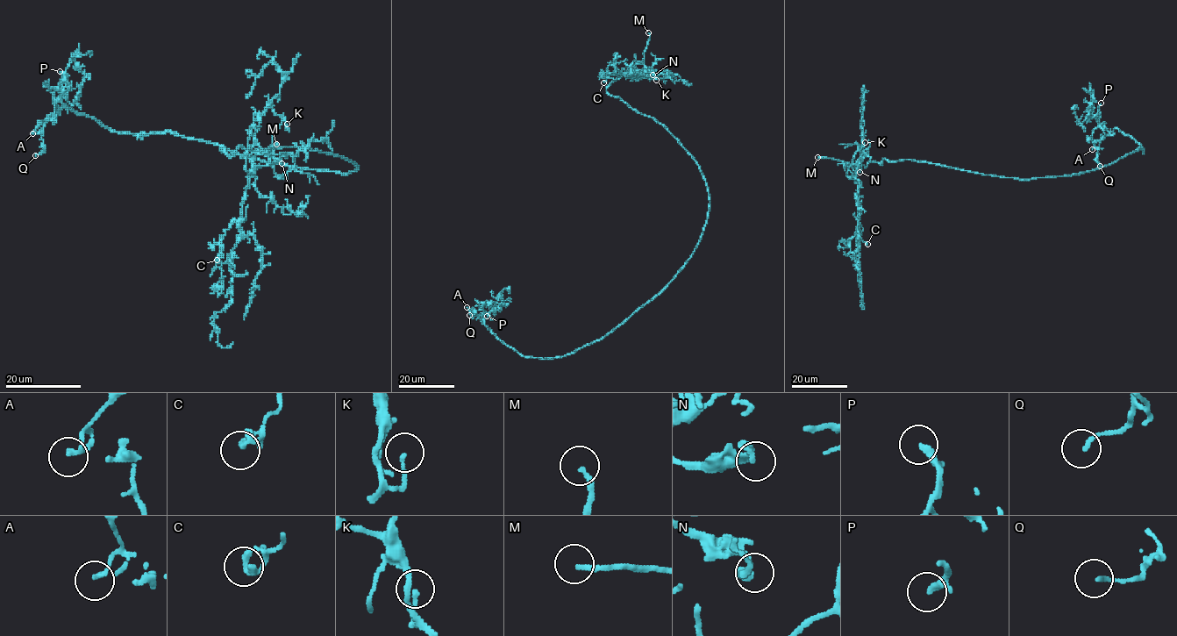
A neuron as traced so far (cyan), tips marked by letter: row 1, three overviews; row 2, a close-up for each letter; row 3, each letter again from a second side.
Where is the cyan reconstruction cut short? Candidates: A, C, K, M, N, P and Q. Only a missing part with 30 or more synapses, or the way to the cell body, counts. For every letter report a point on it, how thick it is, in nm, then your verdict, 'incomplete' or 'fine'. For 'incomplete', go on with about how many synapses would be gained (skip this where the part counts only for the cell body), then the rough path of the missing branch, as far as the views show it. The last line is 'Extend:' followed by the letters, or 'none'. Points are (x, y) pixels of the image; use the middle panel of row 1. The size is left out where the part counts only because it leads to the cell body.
A: place (467, 307); calibre 180 nm; fine
C: place (603, 82); calibre 320 nm; fine
K: place (656, 80); calibre 140 nm; fine
M: place (648, 32); calibre 200 nm; incomplete
N: place (652, 75); calibre 170 nm; fine
P: place (487, 316); calibre 280 nm; incomplete; 200 synapses; course (487, 316), (491, 322), (498, 319), (497, 324), (504, 318), (510, 329)
Q: place (469, 315); calibre 140 nm; fine
Extend: M, P

